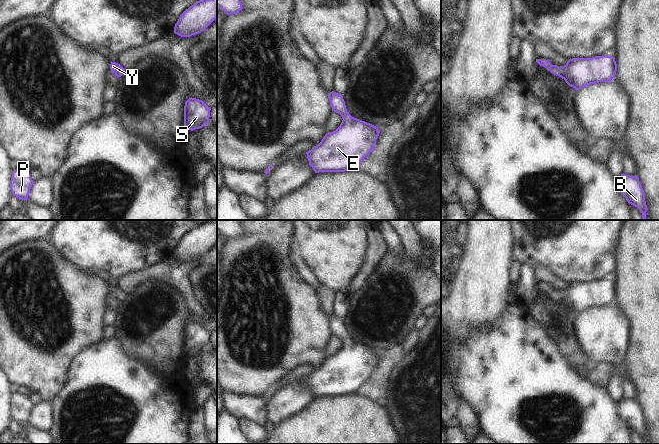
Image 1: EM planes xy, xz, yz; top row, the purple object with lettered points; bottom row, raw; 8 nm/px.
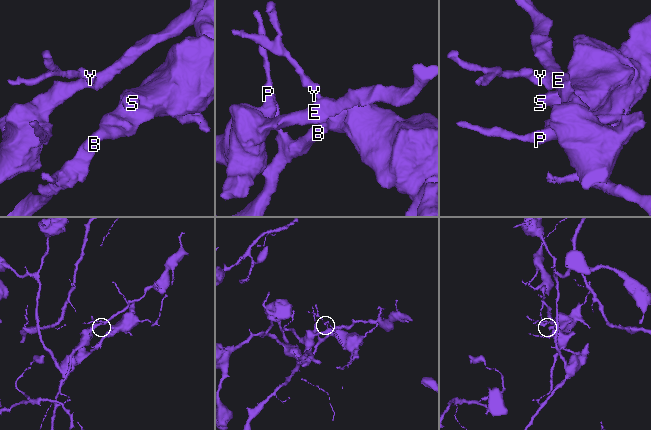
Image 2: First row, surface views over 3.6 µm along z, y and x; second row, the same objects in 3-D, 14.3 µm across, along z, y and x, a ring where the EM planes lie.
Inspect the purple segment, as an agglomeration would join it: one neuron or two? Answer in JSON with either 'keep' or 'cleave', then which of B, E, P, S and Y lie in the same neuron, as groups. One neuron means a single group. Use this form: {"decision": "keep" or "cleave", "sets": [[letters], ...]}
{"decision": "keep", "sets": [["B", "E", "P", "S", "Y"]]}

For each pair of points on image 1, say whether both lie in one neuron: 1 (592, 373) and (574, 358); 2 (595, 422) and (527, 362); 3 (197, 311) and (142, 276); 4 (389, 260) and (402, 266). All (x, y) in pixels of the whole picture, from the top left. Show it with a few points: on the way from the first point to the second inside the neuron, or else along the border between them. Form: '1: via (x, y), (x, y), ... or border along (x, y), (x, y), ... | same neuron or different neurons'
1: via (588, 369), (578, 361) | same neuron
2: via (595, 400), (549, 383) | same neuron
3: via (189, 295), (170, 274), (158, 274) | same neuron
4: via (392, 263), (395, 266), (399, 266) | same neuron

